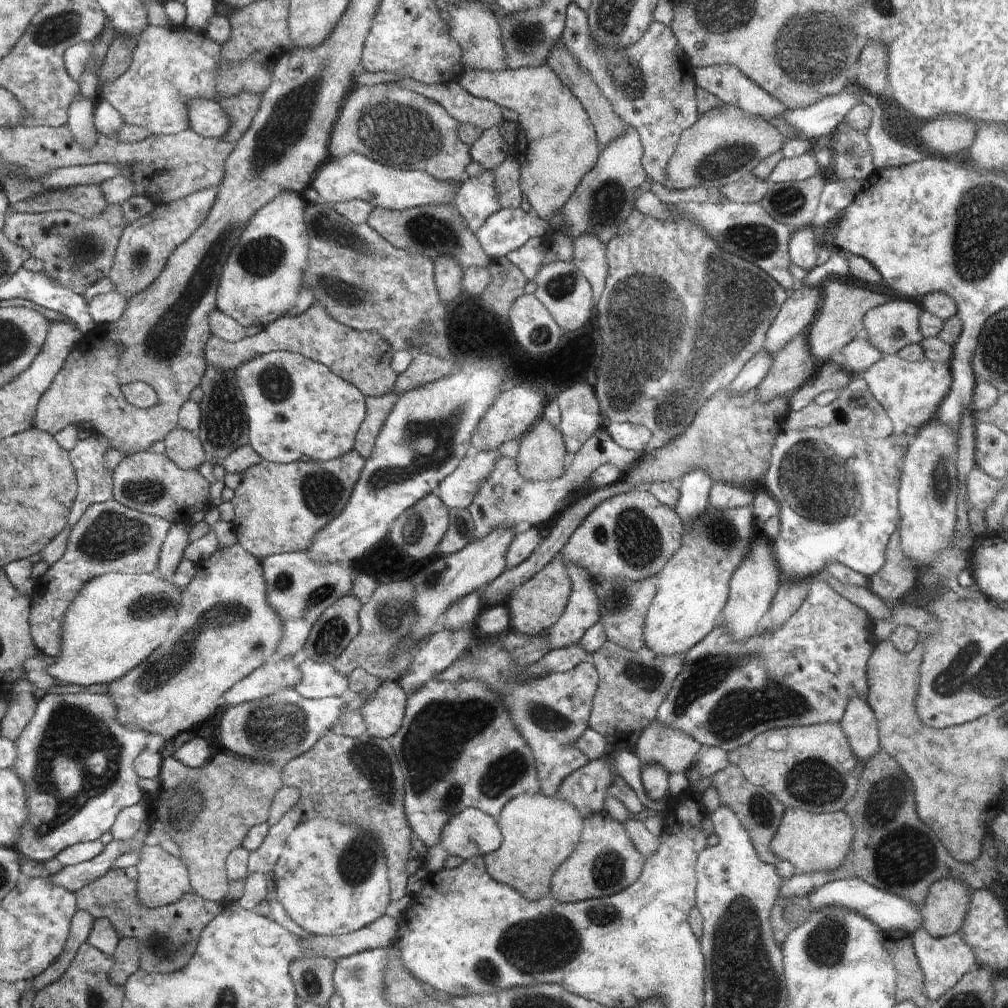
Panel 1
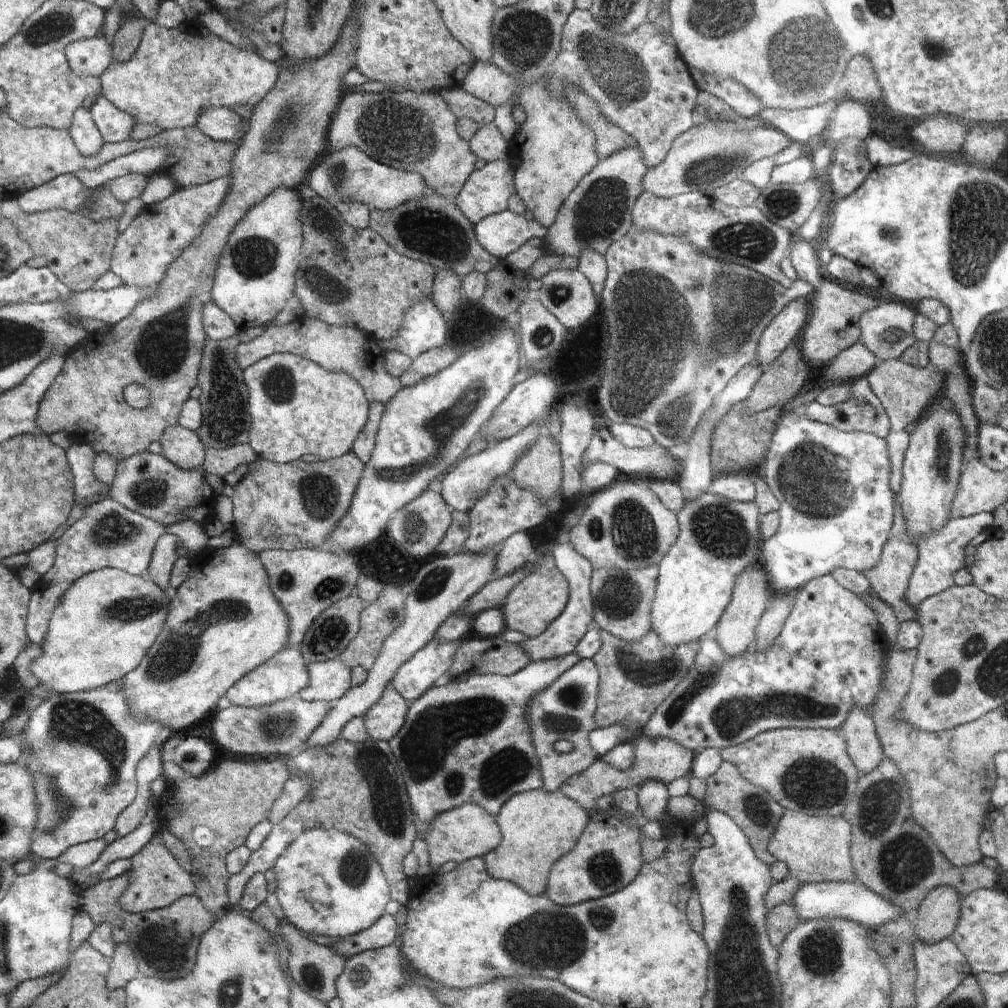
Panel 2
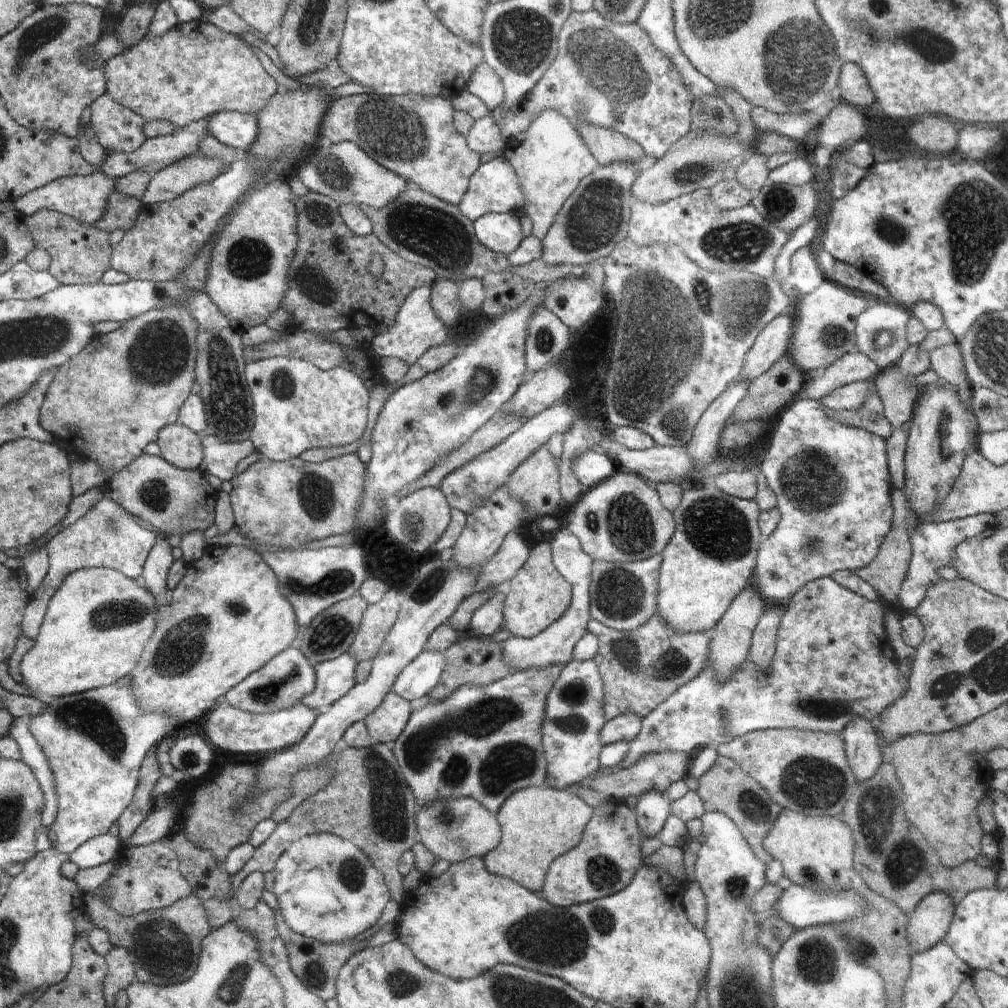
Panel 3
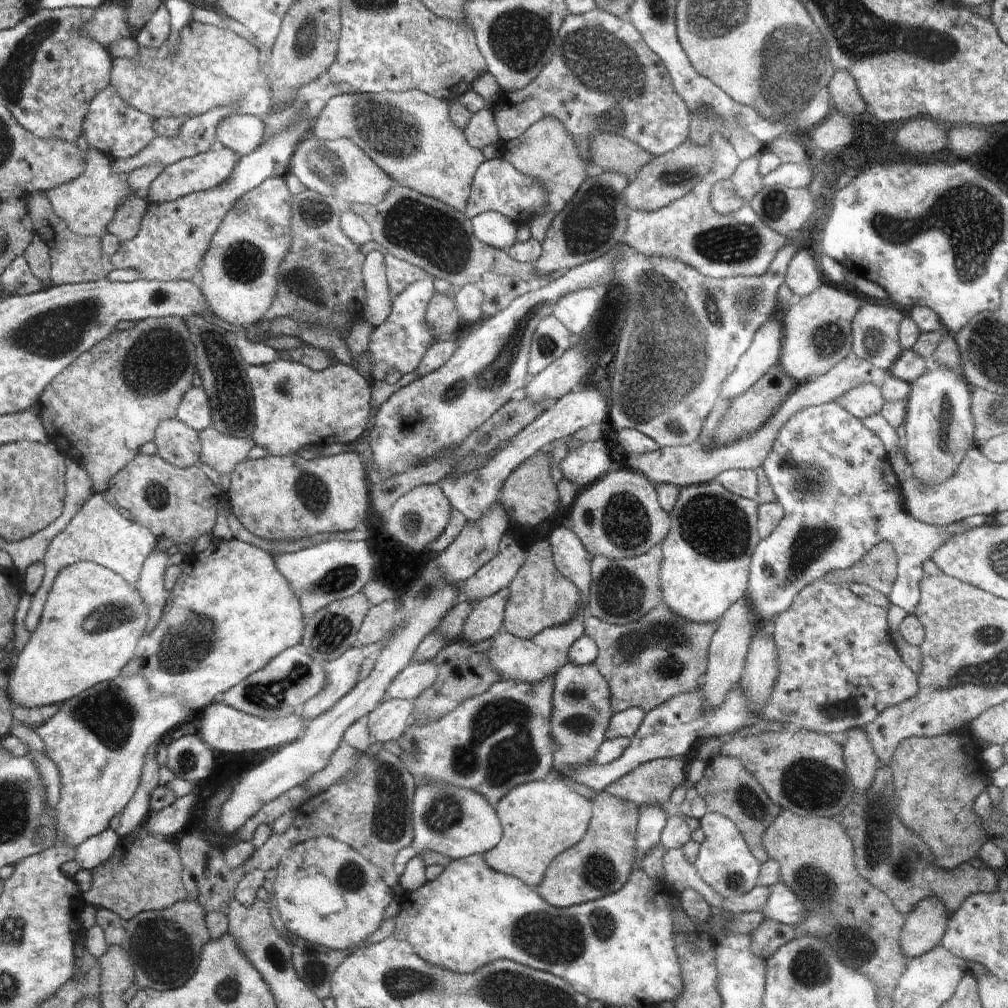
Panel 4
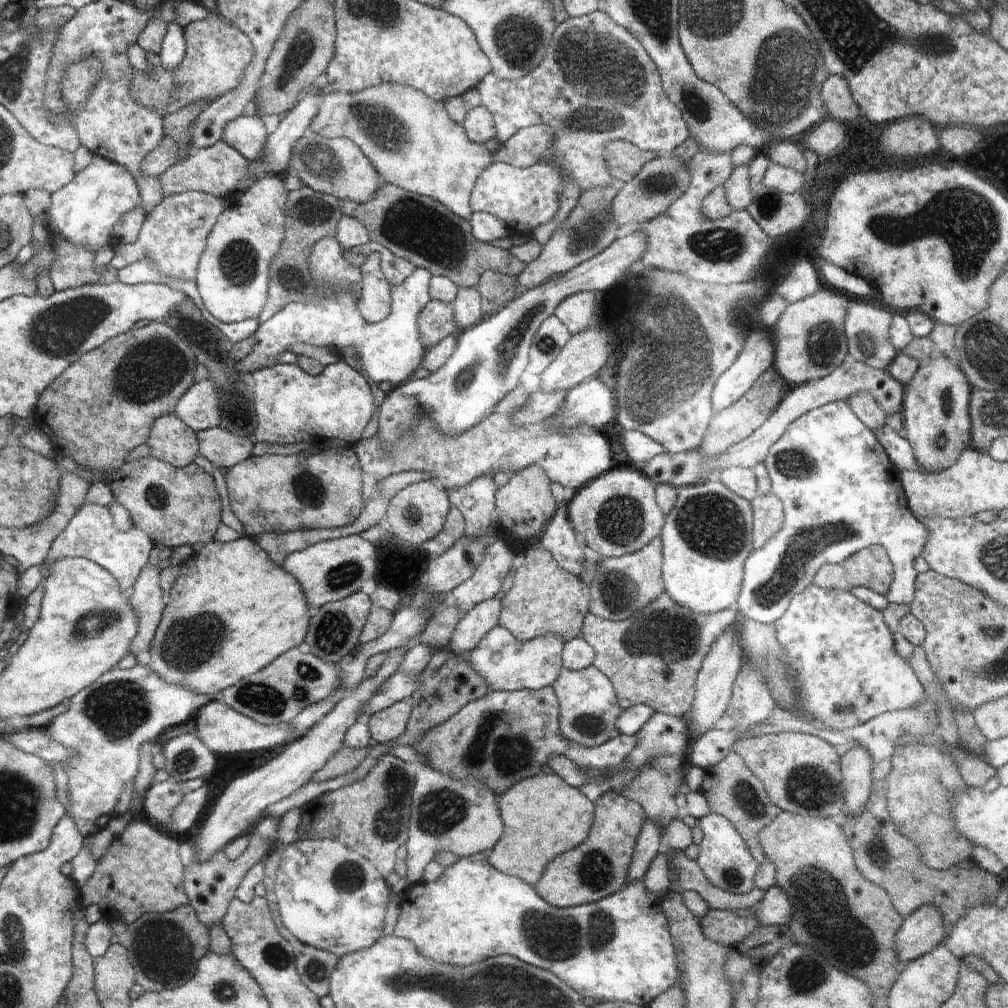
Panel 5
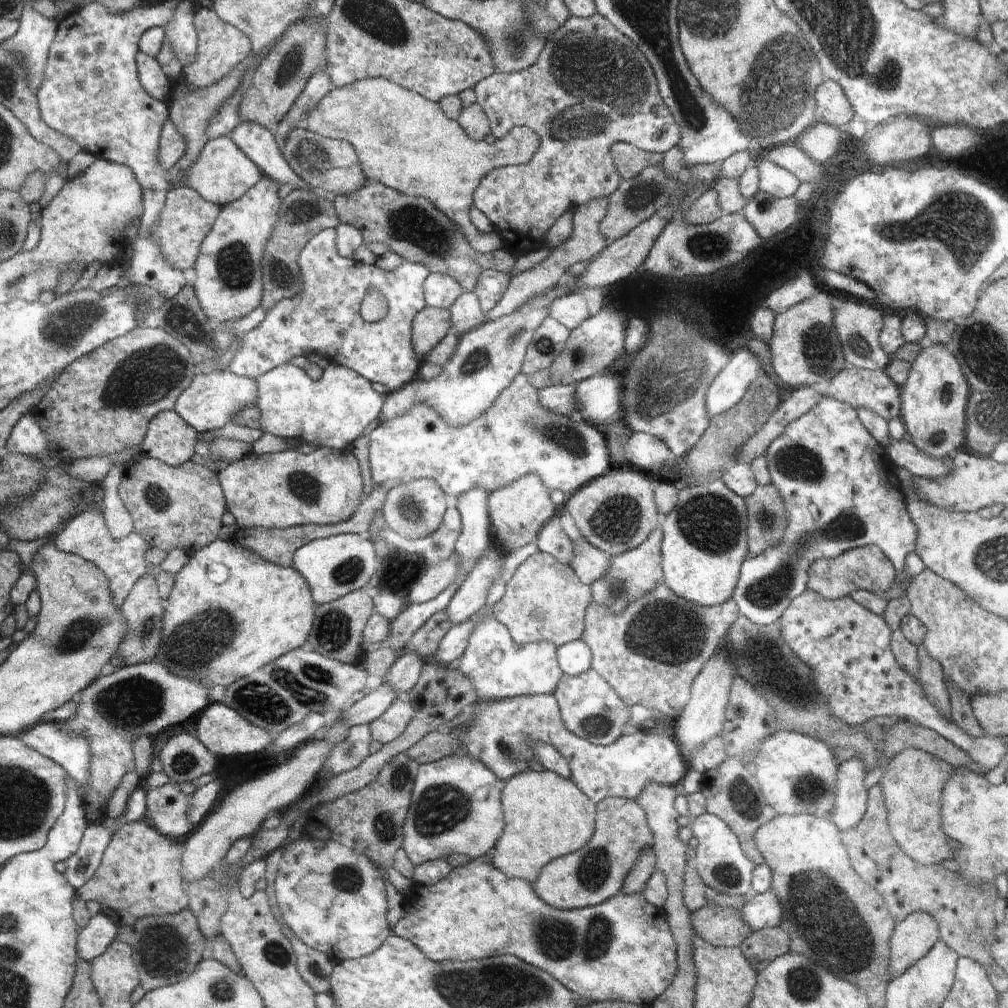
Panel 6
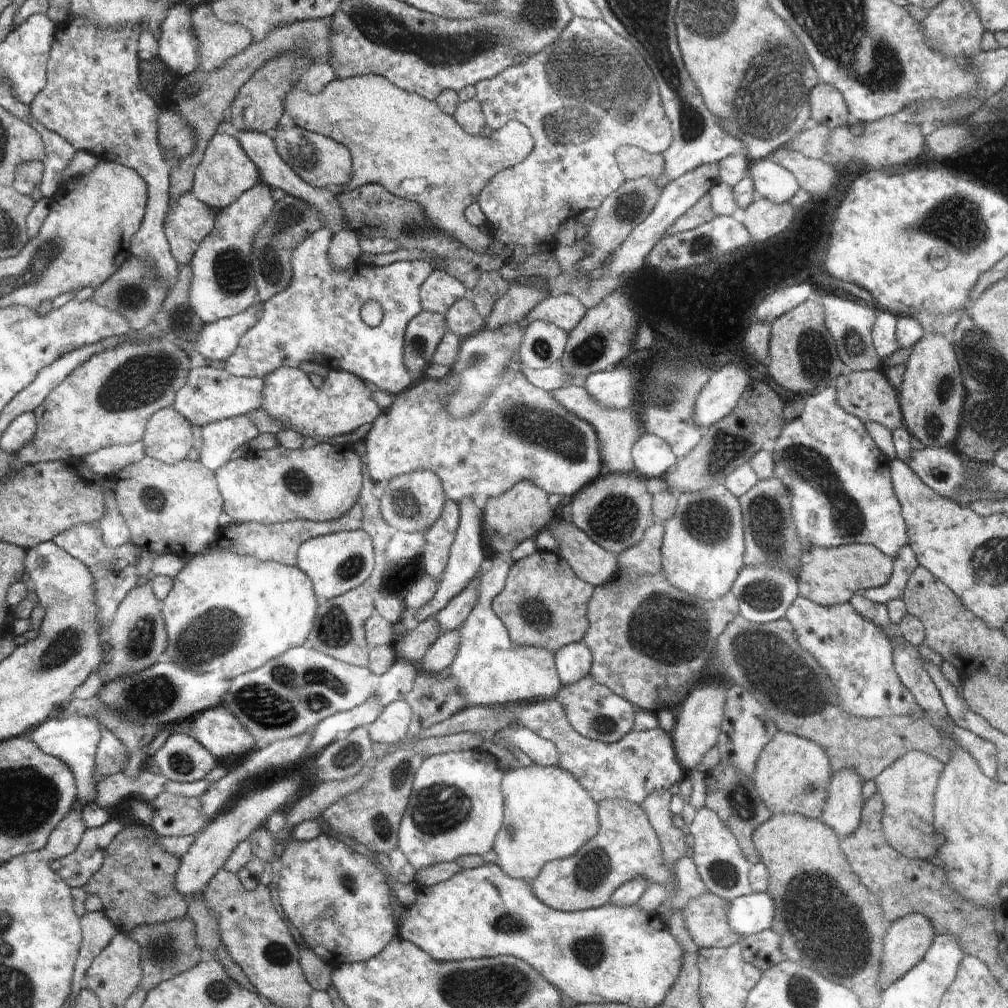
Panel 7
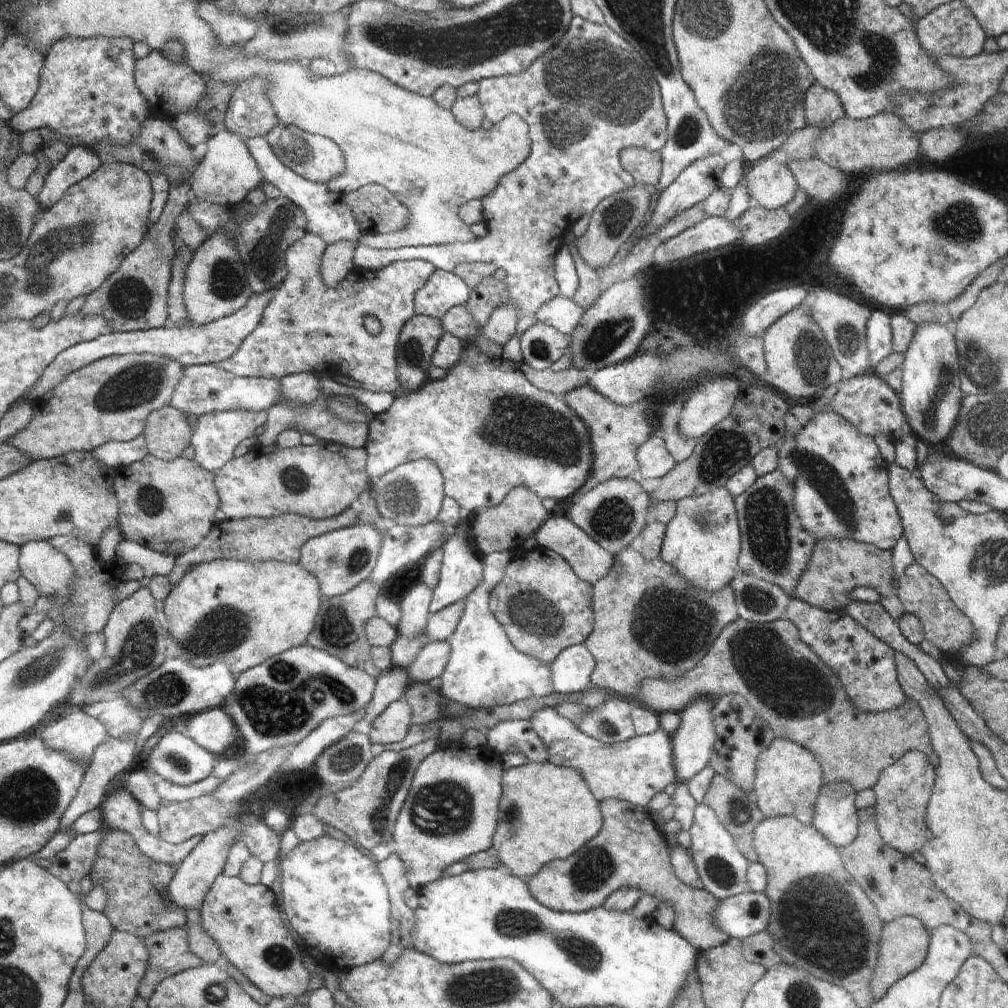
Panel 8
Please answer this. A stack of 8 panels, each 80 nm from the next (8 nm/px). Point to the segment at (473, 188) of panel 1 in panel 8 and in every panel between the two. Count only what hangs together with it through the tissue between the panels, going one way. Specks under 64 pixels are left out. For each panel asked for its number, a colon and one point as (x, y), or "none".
2: (486, 192)
3: (494, 188)
4: (497, 186)
5: (597, 83)
6: (578, 109)
7: (578, 110)
8: (592, 95)

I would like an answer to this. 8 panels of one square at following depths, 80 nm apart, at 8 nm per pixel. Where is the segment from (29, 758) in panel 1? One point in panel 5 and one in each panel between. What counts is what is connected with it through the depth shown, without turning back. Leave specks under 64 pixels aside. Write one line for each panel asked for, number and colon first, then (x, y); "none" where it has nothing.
2: (85, 746)
3: (95, 742)
4: (98, 740)
5: (106, 723)

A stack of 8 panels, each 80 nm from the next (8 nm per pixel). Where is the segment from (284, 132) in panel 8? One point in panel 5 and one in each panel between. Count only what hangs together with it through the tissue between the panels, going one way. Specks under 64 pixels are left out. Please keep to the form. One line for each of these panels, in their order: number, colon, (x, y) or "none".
5: (338, 167)
6: (332, 166)
7: (323, 163)

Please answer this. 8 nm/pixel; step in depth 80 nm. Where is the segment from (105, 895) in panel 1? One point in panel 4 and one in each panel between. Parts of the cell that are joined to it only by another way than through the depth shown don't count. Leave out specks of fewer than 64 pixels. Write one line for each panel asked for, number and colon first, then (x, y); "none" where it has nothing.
2: (165, 941)
3: (165, 945)
4: (164, 947)

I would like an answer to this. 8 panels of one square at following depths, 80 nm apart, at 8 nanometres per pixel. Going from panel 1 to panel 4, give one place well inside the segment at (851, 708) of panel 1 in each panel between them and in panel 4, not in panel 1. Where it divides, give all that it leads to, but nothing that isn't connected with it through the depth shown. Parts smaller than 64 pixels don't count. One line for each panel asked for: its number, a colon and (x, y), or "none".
2: (858, 730)
3: (861, 742)
4: (861, 762)

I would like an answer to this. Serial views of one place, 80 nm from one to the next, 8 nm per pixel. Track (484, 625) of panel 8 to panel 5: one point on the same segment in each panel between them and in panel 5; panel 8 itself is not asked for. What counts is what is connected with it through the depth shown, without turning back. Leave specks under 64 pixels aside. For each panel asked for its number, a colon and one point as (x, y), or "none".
5: (505, 663)
6: (498, 668)
7: (491, 670)

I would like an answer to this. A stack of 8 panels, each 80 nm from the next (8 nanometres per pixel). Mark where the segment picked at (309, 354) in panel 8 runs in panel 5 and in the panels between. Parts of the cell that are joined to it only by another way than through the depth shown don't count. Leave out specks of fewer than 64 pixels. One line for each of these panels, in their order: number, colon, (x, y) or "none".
5: (392, 350)
6: (324, 318)
7: (317, 319)

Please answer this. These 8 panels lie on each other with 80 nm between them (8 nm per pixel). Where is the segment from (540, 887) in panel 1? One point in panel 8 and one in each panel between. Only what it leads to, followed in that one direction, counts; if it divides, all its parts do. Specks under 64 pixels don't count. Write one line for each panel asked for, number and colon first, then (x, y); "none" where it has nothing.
2: (537, 828)
3: (538, 824)
4: (541, 819)
5: (543, 816)
6: (545, 816)
7: (547, 815)
8: (547, 812)

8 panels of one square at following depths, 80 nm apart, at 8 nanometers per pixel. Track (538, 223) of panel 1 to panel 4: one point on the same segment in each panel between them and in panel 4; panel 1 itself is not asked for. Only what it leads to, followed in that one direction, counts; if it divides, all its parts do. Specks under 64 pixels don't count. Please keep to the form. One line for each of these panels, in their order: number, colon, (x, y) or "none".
2: (501, 234)
3: (500, 232)
4: (494, 229)

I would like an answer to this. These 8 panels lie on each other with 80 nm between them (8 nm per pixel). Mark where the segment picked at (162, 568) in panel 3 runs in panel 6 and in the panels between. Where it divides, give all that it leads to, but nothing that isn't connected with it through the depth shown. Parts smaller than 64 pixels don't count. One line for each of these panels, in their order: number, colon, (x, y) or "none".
4: (151, 586)
5: (147, 597)
6: (142, 609)

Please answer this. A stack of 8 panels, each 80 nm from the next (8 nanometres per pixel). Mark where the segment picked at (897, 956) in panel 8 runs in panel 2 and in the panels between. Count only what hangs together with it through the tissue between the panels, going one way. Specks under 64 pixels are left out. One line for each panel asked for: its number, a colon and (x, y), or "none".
2: (936, 918)
3: (929, 922)
4: (925, 925)
5: (922, 931)
6: (913, 937)
7: (907, 940)

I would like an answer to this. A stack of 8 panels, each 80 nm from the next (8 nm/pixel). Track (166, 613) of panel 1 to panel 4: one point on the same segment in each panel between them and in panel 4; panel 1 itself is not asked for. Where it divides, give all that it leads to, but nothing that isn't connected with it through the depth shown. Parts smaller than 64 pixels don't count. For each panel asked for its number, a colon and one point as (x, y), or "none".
2: (102, 628)
3: (97, 625)
4: (92, 621)

